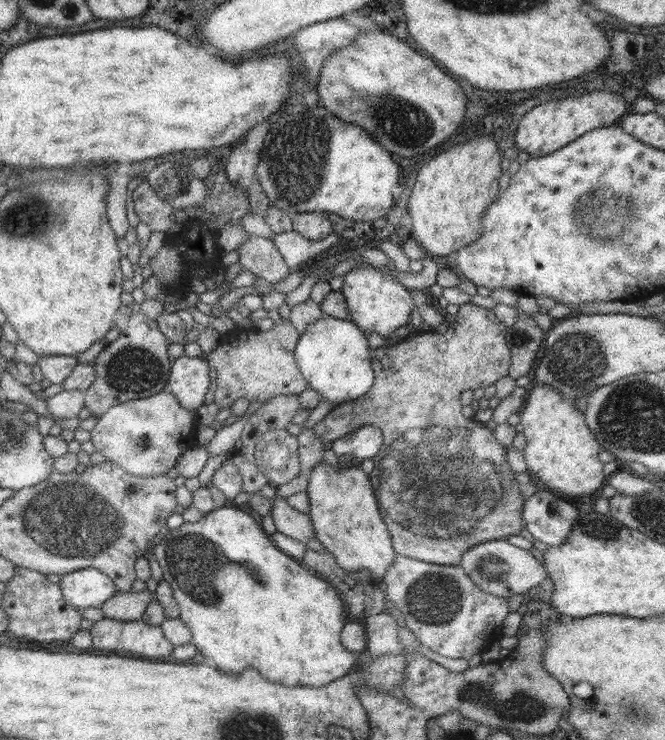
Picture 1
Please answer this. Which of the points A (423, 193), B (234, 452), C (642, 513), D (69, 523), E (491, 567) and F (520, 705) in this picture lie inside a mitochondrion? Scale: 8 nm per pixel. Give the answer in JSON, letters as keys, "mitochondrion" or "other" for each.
{"A":"other","B":"other","C":"mitochondrion","D":"mitochondrion","E":"mitochondrion","F":"mitochondrion"}

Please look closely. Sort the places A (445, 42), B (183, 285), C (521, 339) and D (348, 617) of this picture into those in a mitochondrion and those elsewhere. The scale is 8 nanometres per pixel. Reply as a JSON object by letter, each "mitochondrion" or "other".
{"A":"other","B":"other","C":"mitochondrion","D":"other"}

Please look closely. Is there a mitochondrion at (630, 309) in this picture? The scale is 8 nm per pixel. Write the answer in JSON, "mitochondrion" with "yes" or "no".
{"mitochondrion":"no"}

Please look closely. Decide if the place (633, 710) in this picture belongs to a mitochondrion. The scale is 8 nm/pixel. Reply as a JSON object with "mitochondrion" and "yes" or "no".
{"mitochondrion":"yes"}

